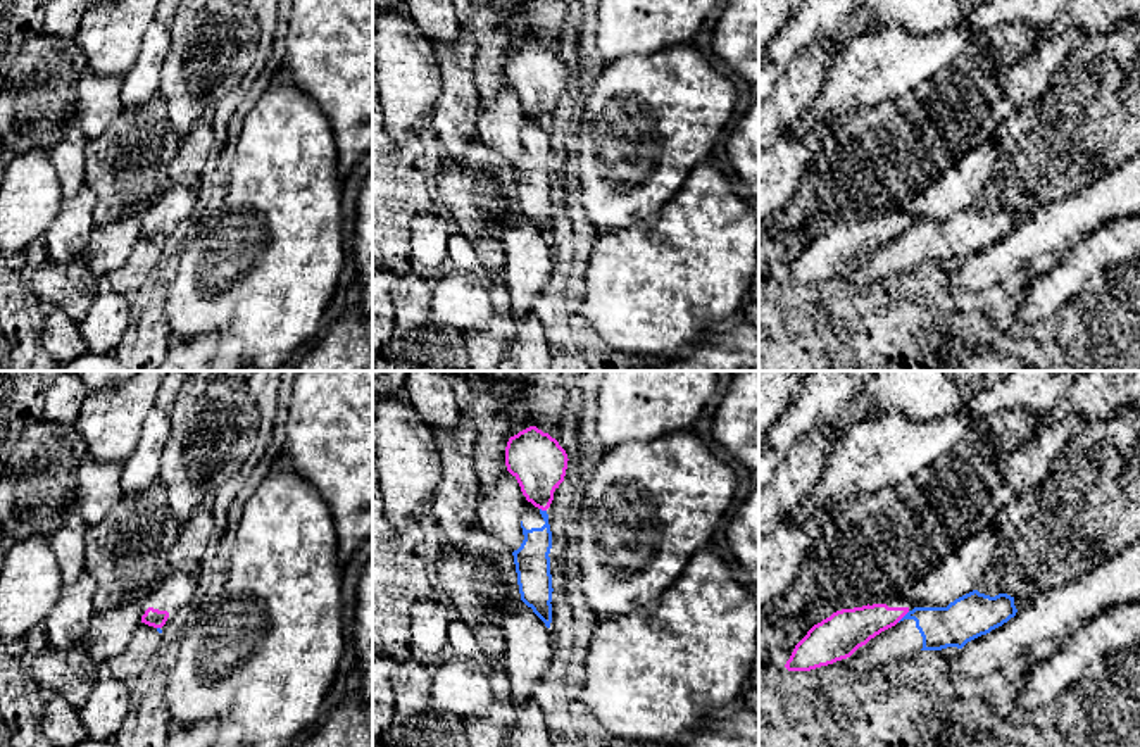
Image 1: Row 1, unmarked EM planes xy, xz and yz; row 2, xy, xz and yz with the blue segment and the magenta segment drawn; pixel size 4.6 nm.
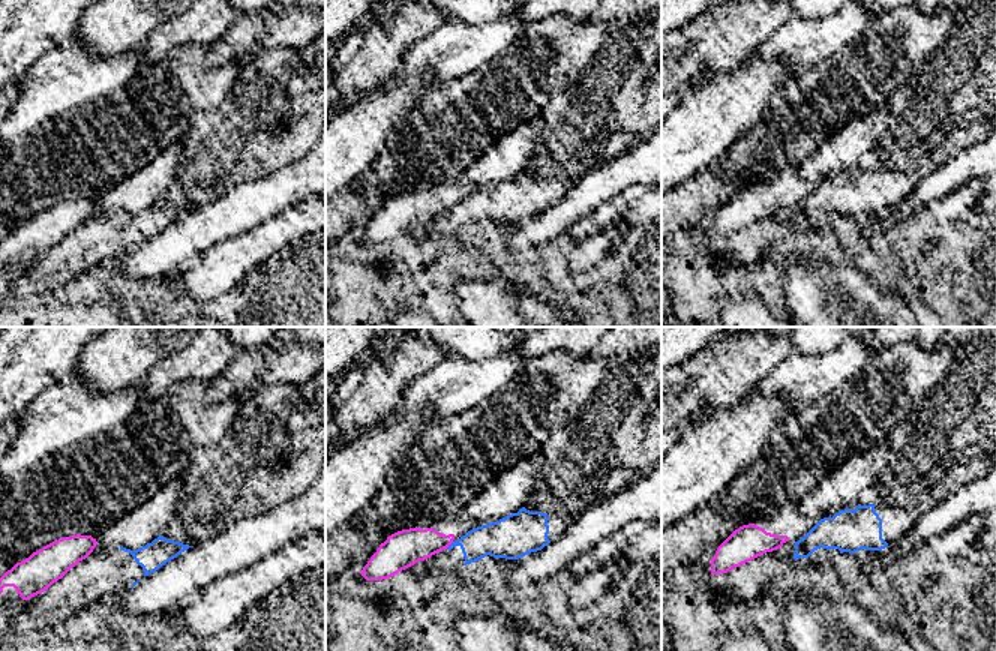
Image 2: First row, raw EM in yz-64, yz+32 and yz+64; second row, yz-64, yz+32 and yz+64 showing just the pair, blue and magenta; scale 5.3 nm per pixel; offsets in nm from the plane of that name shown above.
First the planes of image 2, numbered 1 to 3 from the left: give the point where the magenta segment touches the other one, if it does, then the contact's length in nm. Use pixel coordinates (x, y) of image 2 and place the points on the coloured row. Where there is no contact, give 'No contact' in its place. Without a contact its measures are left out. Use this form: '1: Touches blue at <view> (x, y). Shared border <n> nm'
1: No contact
2: Touches blue at yz+32 (450, 545). Shared border 60 nm
3: No contact

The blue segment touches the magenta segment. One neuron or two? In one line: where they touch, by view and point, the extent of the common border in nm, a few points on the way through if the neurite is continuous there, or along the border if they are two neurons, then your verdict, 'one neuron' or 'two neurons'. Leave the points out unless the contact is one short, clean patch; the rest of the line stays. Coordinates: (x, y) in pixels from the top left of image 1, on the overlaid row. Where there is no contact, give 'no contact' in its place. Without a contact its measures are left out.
yz (904, 616) | 80 nm | along yz (909, 611), (897, 621) | two neurons

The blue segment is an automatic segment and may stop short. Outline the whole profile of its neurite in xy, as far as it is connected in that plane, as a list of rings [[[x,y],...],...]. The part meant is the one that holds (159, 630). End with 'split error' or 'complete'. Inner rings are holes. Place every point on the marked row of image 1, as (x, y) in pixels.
[[[140,623],[128,647],[105,664],[103,673],[131,687],[155,656],[160,633],[160,628]]]; split error

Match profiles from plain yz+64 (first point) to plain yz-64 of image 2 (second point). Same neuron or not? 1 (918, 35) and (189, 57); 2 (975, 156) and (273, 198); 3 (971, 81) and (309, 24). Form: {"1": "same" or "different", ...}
{"1": "same", "2": "same", "3": "different"}

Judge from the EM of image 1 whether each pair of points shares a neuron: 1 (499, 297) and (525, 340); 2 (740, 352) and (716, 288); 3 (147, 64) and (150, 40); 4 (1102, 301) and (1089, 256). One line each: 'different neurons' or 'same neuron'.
1: different neurons
2: different neurons
3: same neuron
4: different neurons

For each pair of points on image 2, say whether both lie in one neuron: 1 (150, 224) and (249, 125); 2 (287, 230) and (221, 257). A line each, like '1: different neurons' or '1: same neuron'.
1: different neurons
2: same neuron

